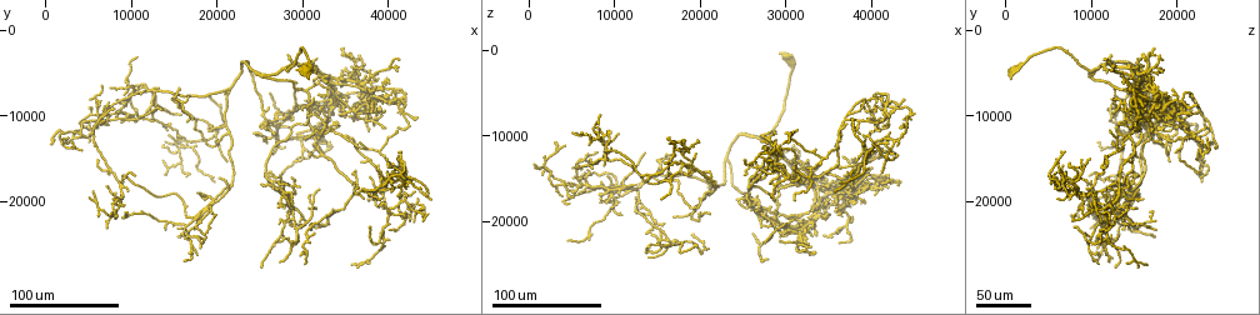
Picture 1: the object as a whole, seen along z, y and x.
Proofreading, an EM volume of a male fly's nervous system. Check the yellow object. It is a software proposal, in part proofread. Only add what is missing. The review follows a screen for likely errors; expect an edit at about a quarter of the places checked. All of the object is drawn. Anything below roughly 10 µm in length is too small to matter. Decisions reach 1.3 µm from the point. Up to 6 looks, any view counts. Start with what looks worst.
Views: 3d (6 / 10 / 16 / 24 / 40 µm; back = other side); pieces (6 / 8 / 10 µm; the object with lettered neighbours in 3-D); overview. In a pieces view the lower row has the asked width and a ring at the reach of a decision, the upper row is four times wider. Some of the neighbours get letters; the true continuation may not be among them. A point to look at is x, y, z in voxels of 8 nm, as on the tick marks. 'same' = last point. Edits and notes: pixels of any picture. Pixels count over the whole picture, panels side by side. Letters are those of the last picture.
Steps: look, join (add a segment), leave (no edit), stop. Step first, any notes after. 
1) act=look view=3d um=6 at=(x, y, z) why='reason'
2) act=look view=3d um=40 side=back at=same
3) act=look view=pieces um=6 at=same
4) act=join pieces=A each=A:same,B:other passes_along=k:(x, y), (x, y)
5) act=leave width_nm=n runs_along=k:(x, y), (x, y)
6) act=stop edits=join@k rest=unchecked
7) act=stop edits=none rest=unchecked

act=look view=3d um=40 at=(37000, 20000, 8500) why='an open end'

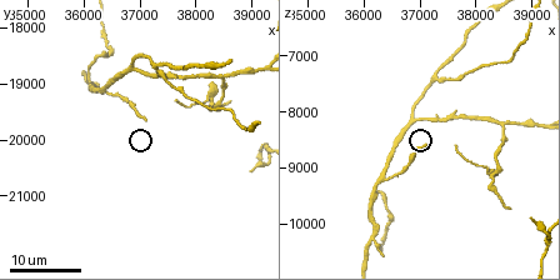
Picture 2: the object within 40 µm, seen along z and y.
act=look view=pieces um=8 at=(37100, 19600, 8550) why='what lies round it'

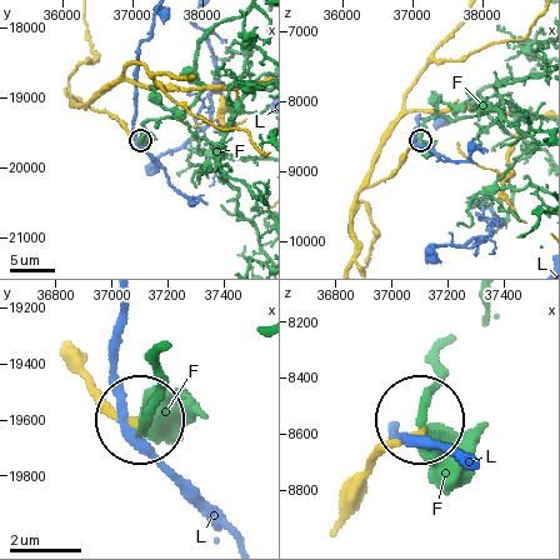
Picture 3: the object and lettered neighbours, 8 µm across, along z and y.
act=leave each=F:other,L:other runs_along=3:(351, 256), (354, 199), (388, 176), (419, 141) found='none of them fits'

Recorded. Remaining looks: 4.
act=look view=3d um=40 at=(33000, 15000, 23000) why='branch stops here'

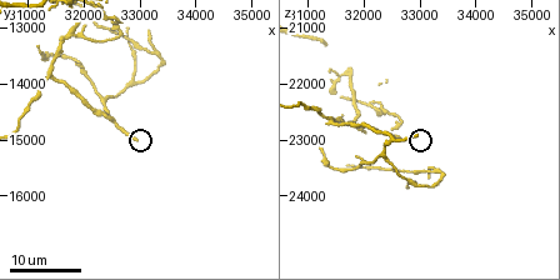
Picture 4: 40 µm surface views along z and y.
act=look view=pieces um=8 at=(33000, 15000, 22950)

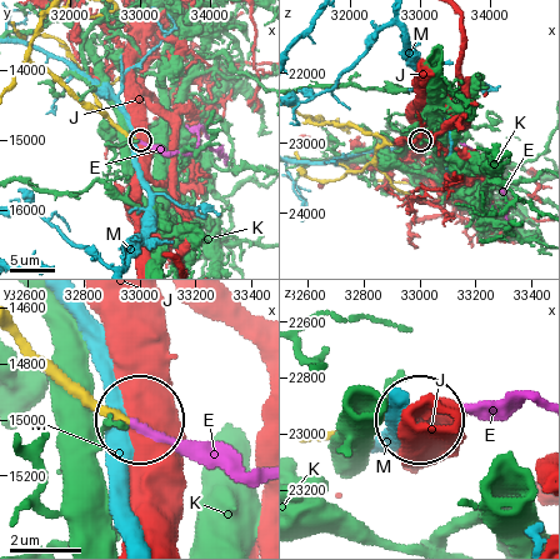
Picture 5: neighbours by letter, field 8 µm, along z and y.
act=join pieces=E each=E:same,J:other,K:other,M:other found='it goes on there'

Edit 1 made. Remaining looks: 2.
act=look view=3d um=40 at=(29000, 6500, 12000)

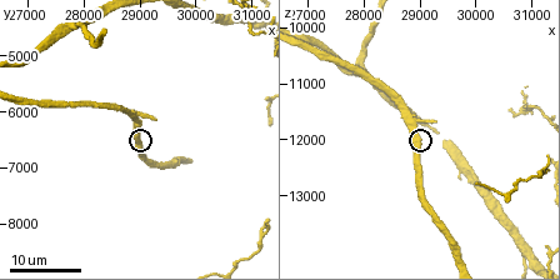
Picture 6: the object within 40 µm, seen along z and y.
act=look view=pieces um=8 at=(29250, 6150, 11650)

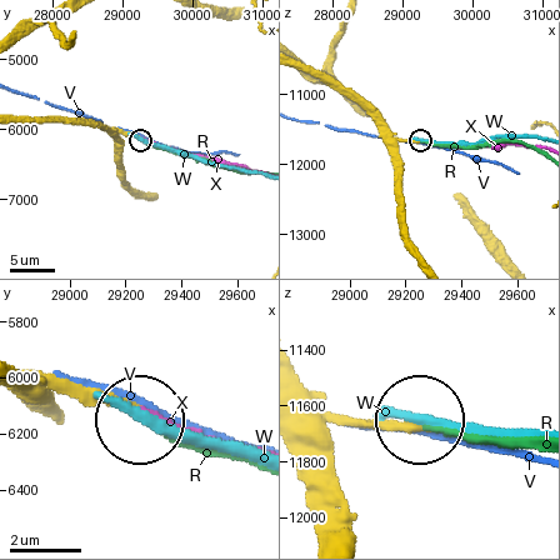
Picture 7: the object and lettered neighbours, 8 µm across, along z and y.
act=leave each=R:other,V:other,W:other,X:other runs_along=7:(24, 374), (86, 386), (138, 410) found='no lettered segment goes on from it'

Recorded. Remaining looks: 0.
act=stop edits=join@5 rest=unchecked

